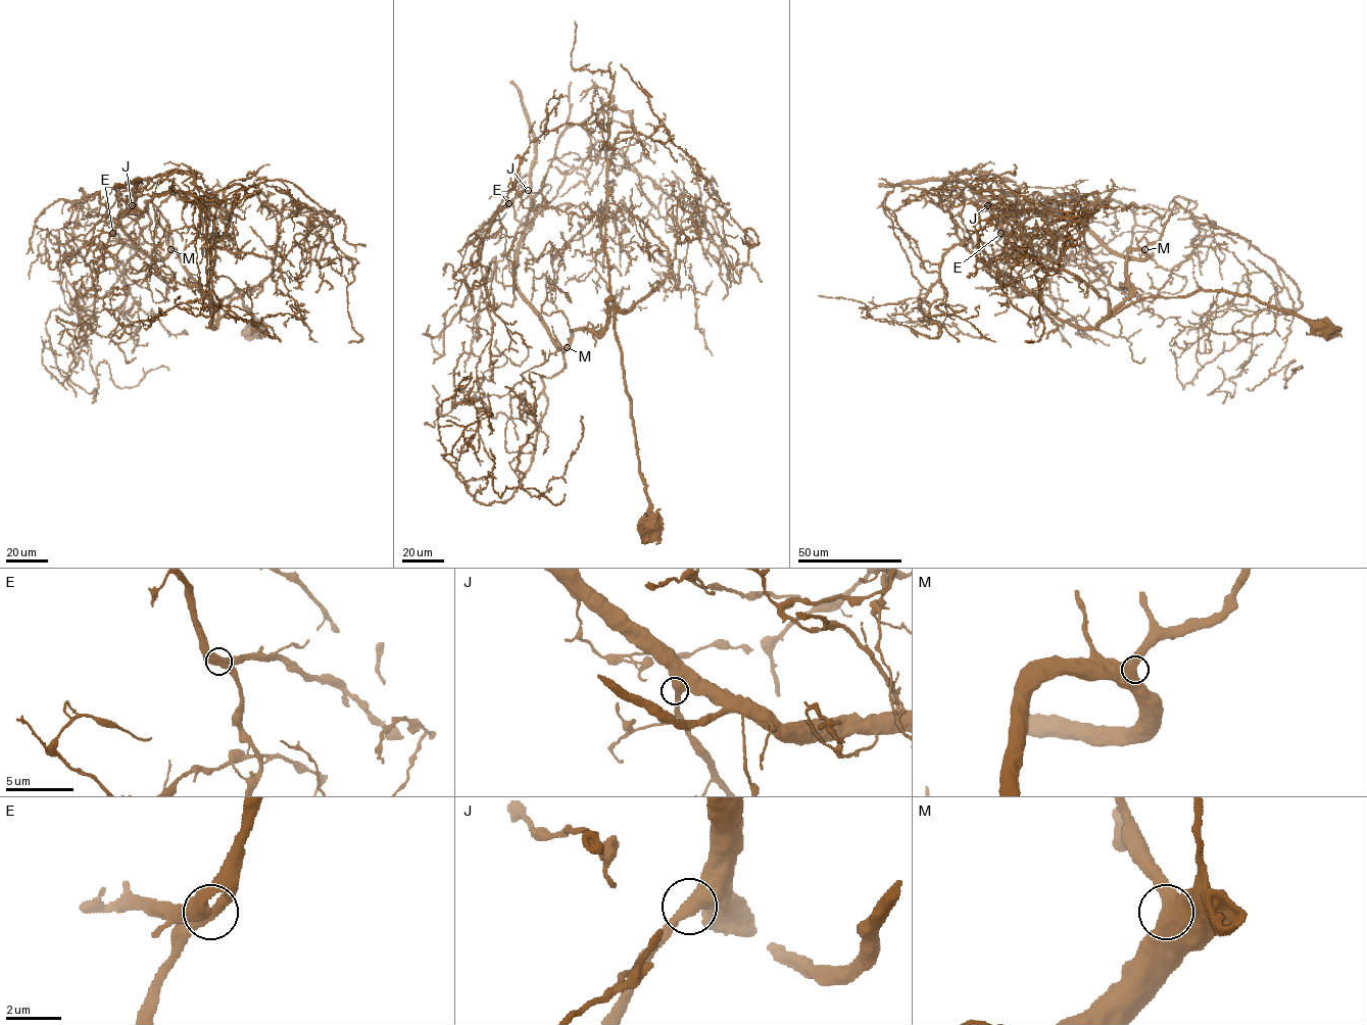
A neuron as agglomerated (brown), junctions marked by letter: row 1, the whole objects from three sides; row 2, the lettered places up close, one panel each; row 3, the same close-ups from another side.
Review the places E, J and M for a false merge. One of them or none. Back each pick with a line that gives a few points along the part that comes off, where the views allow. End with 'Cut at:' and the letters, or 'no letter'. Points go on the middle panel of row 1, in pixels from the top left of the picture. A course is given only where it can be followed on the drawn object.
Cut at: no letter

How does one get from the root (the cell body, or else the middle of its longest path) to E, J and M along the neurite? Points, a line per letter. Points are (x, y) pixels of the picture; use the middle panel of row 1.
E: (650, 525), (615, 301), (599, 335), (575, 329), (559, 348), (516, 283), (532, 198), (525, 191), (508, 203)
J: (650, 525), (615, 301), (599, 335), (575, 329), (556, 345), (516, 283), (528, 190)
M: (650, 525), (632, 399), (615, 333), (615, 301), (607, 302), (606, 328), (599, 335), (575, 329), (567, 347)

